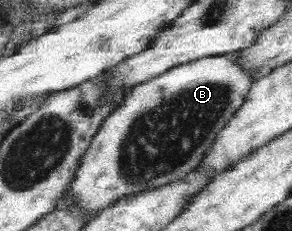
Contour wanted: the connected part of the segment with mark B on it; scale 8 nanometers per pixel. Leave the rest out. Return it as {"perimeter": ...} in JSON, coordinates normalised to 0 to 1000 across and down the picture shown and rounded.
{"perimeter":[[[812,225],[651,264],[435,390],[428,437],[408,472],[380,481],[312,610],[312,636],[281,688],[257,779],[240,788],[216,870],[250,874],[271,887],[271,905],[332,926],[428,853],[582,801],[675,732],[736,619],[750,567],[849,437],[860,368],[880,342],[866,307],[825,281],[822,247],[825,229]]]}

